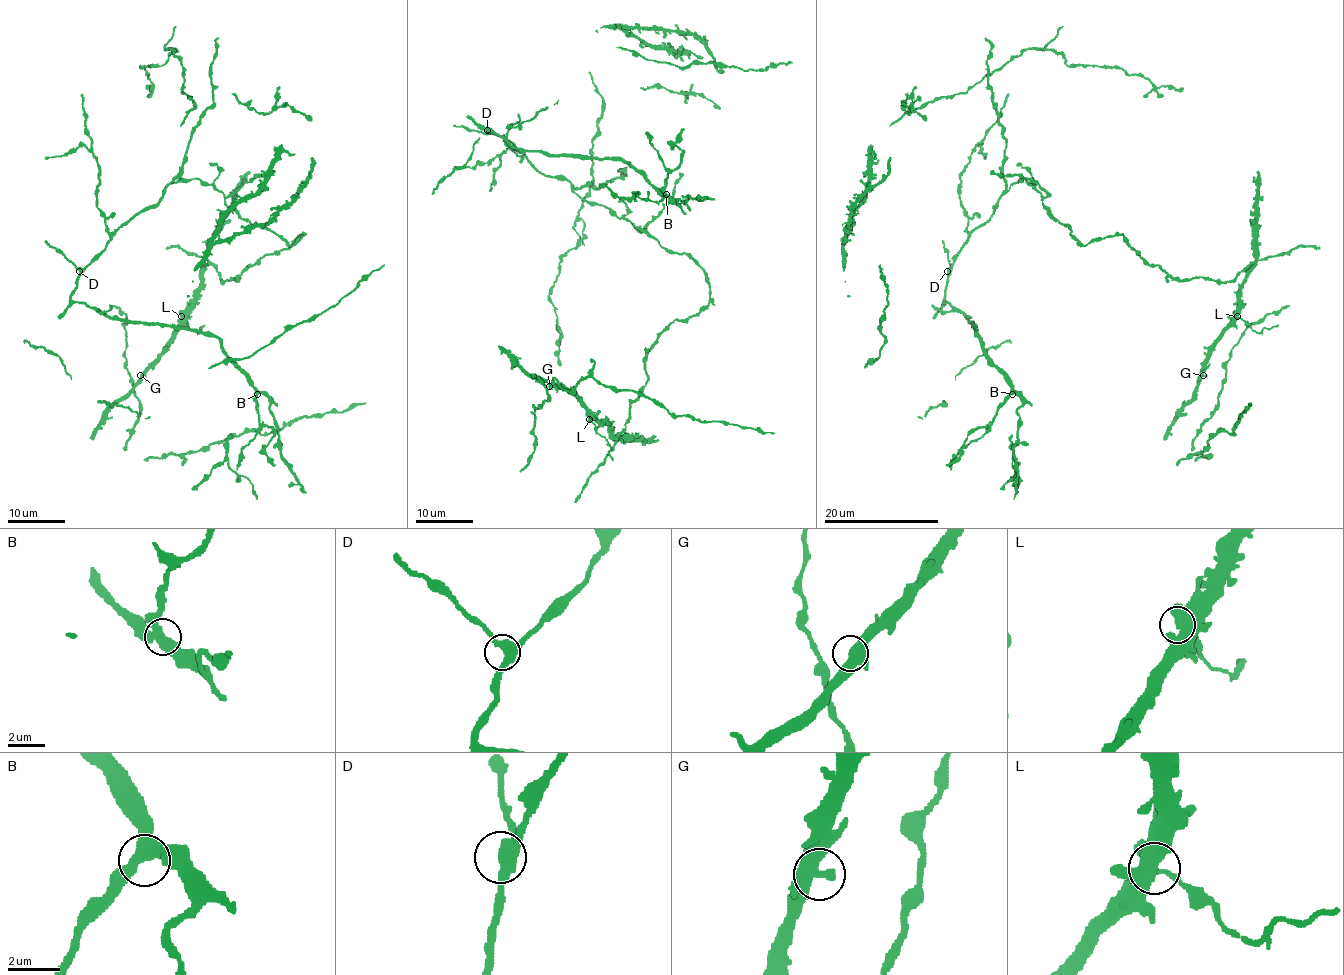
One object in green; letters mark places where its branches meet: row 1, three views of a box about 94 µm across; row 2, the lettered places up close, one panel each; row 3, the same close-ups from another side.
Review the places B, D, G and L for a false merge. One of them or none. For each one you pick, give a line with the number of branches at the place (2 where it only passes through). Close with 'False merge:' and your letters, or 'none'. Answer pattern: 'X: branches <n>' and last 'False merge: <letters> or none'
L: branches 3
False merge: L

